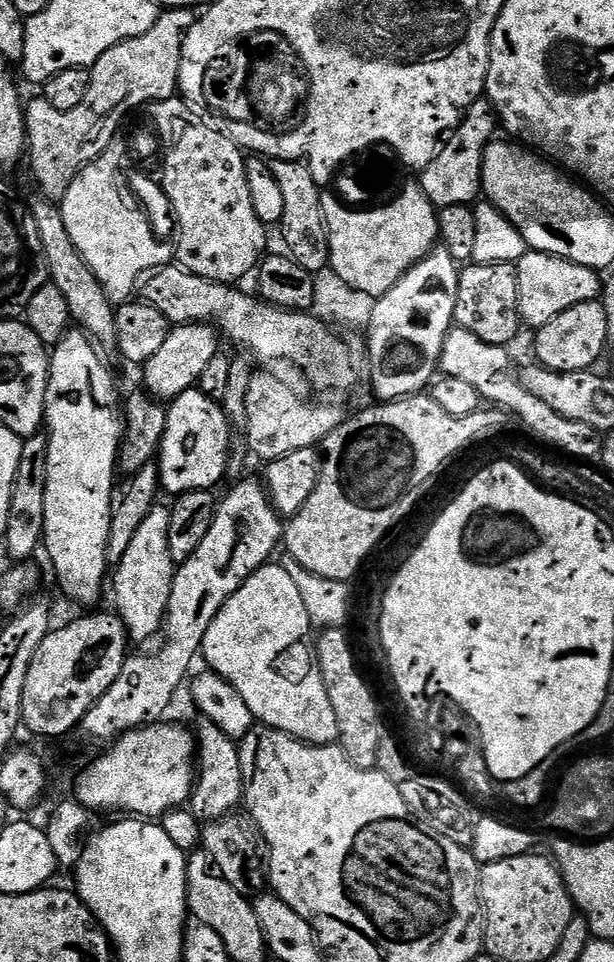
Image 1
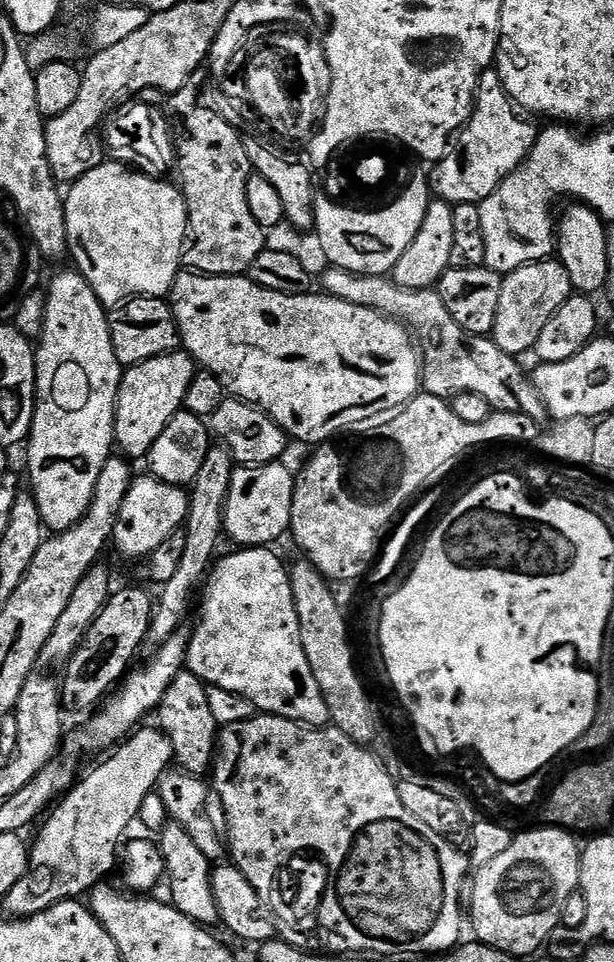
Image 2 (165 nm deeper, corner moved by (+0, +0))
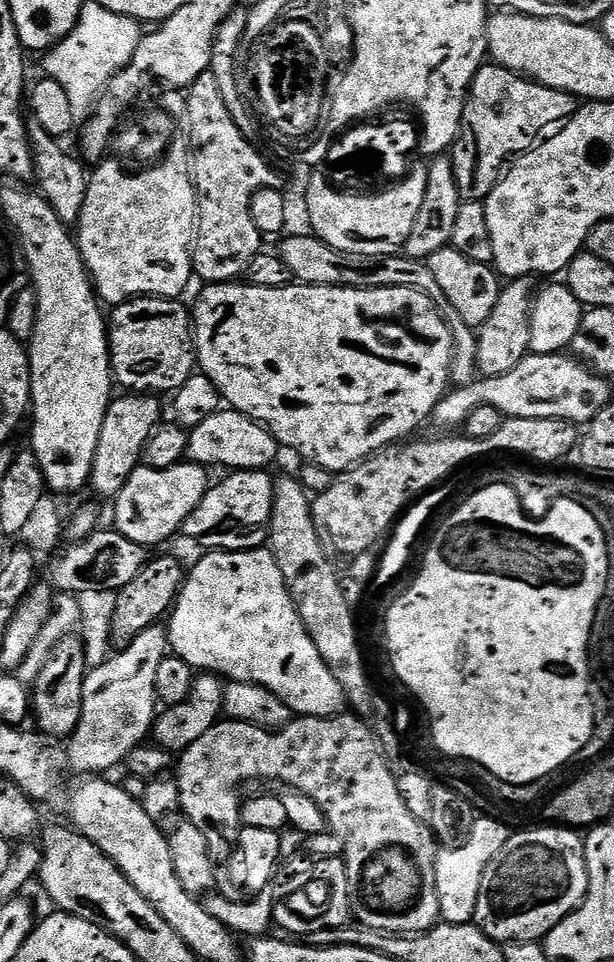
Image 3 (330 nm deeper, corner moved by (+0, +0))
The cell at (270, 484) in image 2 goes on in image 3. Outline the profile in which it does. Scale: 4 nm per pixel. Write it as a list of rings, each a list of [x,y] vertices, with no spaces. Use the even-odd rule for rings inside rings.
[[[233,471],[221,484],[213,483],[208,493],[194,506],[194,514],[186,518],[182,529],[183,535],[188,535],[196,544],[201,544],[204,550],[219,550],[222,552],[248,552],[252,548],[262,548],[268,543],[268,527],[274,506],[274,490],[276,485],[273,477],[268,477],[267,471],[241,472]]]

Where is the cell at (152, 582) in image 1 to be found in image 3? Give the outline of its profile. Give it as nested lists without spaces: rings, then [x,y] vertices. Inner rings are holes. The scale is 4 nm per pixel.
[[[181,462],[169,468],[141,466],[128,475],[126,486],[114,497],[116,504],[115,531],[121,532],[130,542],[145,546],[164,544],[175,532],[184,527],[186,518],[194,514],[194,506],[208,493],[210,479],[205,465]]]

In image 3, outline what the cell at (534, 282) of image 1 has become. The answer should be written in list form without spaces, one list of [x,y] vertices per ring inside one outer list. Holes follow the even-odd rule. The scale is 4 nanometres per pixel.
[[[530,276],[509,279],[501,287],[494,311],[490,313],[490,318],[486,318],[484,325],[478,329],[476,338],[478,346],[476,366],[484,376],[506,374],[514,370],[514,366],[518,366],[518,362],[522,362],[524,356],[529,355],[532,301],[536,299],[537,291],[537,281]]]

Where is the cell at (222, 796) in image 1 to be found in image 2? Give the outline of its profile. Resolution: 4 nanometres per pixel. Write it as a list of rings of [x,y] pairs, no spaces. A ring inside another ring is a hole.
[[[187,670],[182,671],[170,684],[170,690],[164,695],[158,709],[158,727],[170,738],[170,744],[174,746],[175,763],[190,776],[203,777],[211,773],[216,758],[218,721],[216,712],[210,710],[208,689],[209,685],[199,680],[195,674]]]

